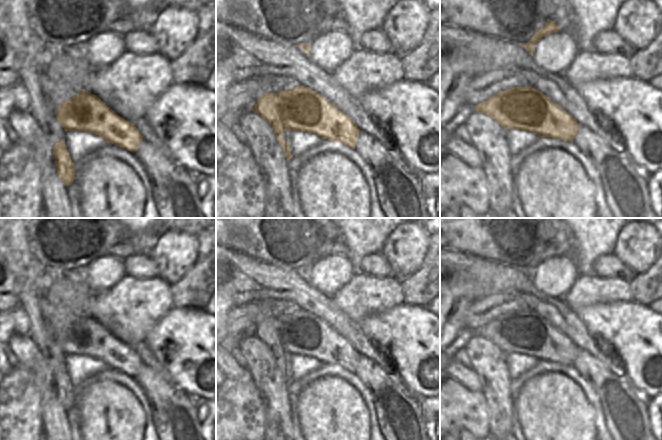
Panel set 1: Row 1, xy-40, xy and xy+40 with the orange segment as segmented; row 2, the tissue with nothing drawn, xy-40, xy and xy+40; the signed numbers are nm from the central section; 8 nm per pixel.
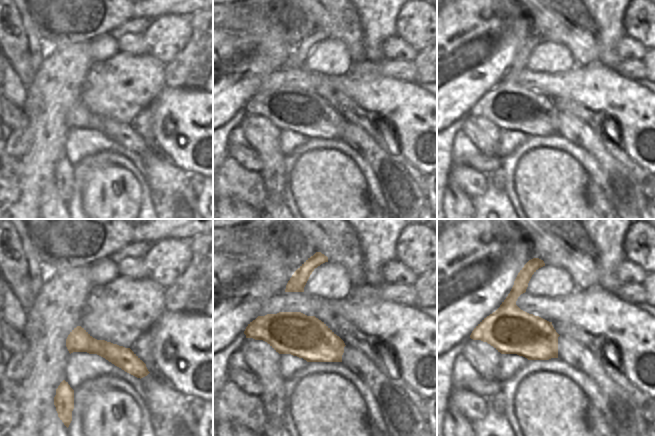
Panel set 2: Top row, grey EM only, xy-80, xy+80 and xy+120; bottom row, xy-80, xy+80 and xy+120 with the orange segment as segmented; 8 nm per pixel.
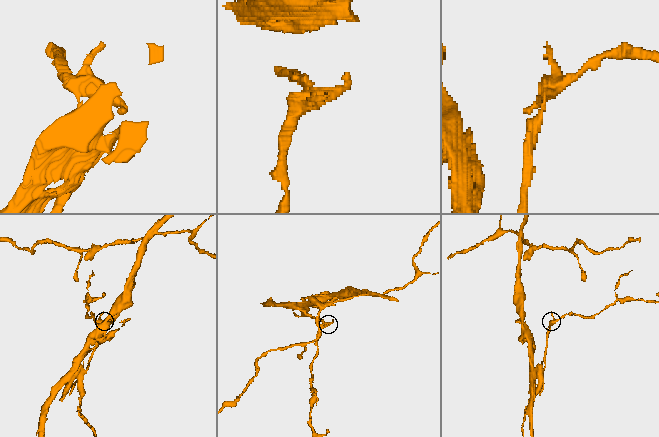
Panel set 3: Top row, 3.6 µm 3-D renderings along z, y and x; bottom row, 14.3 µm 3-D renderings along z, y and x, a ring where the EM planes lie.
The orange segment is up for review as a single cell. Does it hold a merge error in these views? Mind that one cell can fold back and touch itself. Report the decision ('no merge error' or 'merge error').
merge error

